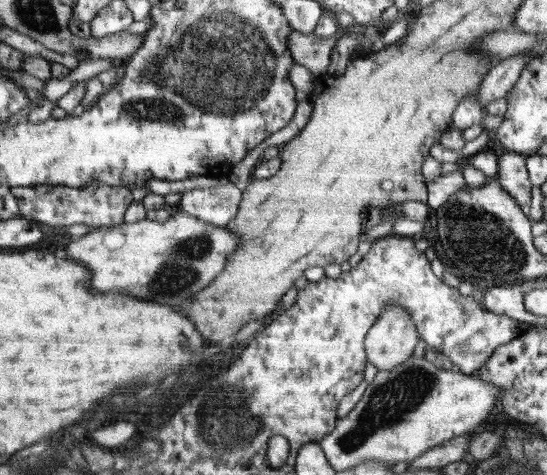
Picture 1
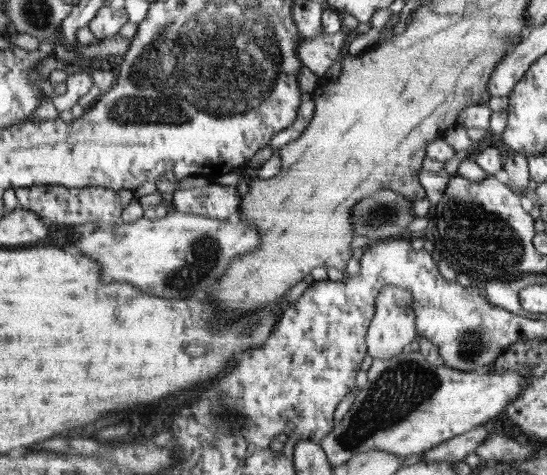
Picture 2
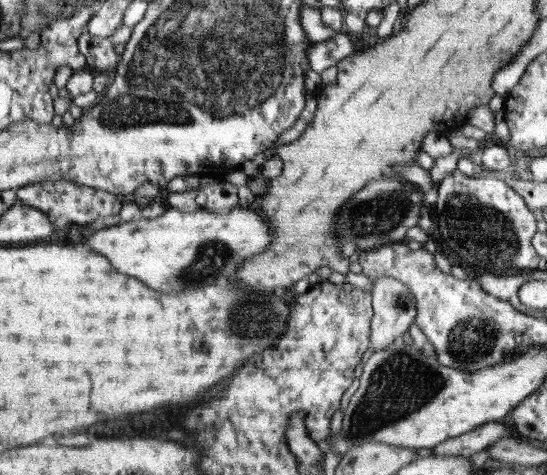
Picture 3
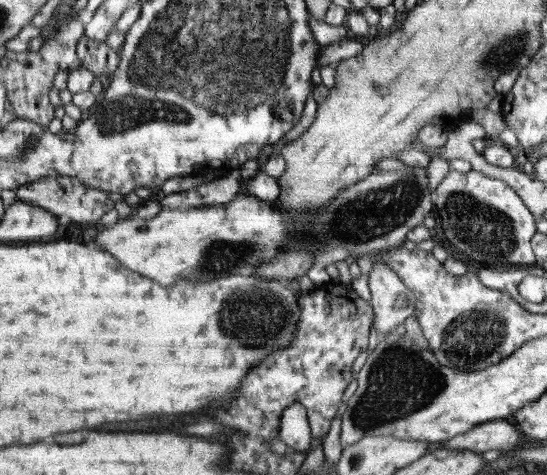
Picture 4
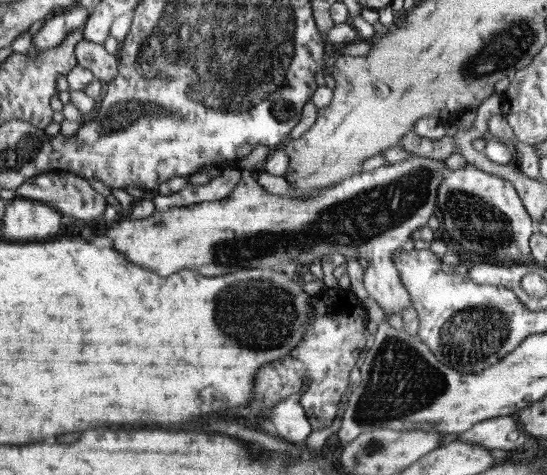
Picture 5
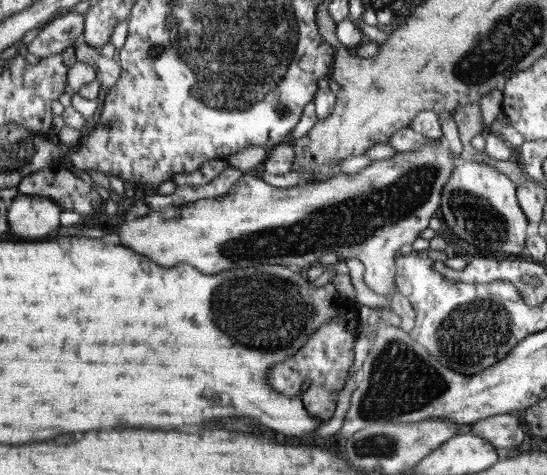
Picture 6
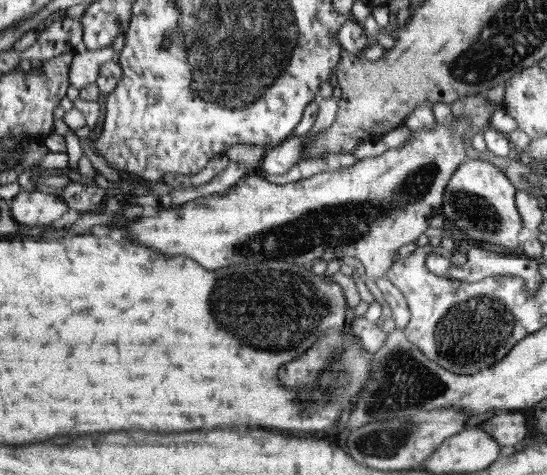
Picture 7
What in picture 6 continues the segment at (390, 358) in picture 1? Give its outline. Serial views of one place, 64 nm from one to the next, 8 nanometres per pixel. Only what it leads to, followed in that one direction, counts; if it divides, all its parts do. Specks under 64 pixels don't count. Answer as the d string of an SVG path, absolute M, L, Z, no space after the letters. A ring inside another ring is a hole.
M444 136L438 138L439 143L436 144L436 146L434 146L433 140L434 139L426 139L425 146L420 148L420 150L416 150L416 152L397 152L397 154L394 154L390 159L386 158L372 161L372 164L366 166L366 168L361 169L357 173L336 173L324 180L318 179L317 181L298 183L298 185L289 188L277 188L267 184L261 177L258 177L254 173L244 173L240 175L239 179L224 196L216 199L200 199L178 207L168 206L163 211L151 211L145 217L131 217L120 225L120 227L115 230L115 233L120 237L120 244L134 249L138 254L146 255L148 258L154 260L154 262L162 264L162 266L171 267L178 263L185 262L196 266L197 269L201 270L203 273L204 270L206 270L206 274L218 274L225 270L238 268L238 266L242 266L242 264L244 264L244 266L254 266L254 264L282 264L282 266L290 267L292 270L298 272L302 270L302 268L305 270L309 266L317 264L322 254L334 252L341 260L358 258L365 266L364 282L371 290L376 292L376 294L386 297L386 294L390 292L390 294L395 295L395 293L400 293L396 285L396 257L400 254L400 250L403 248L404 244L412 245L414 240L418 238L418 234L420 234L424 228L428 228L430 218L436 216L436 210L441 208L440 196L443 196L442 188L445 188L446 182L449 181L458 163L454 160L454 154L450 152L450 146L444 143Z

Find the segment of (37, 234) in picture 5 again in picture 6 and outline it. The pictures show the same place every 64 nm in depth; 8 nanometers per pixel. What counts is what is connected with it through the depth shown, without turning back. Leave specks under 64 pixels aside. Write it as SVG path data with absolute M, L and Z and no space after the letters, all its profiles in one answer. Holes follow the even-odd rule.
M18 193L7 207L7 224L12 236L38 238L58 228L62 206L54 199Z

